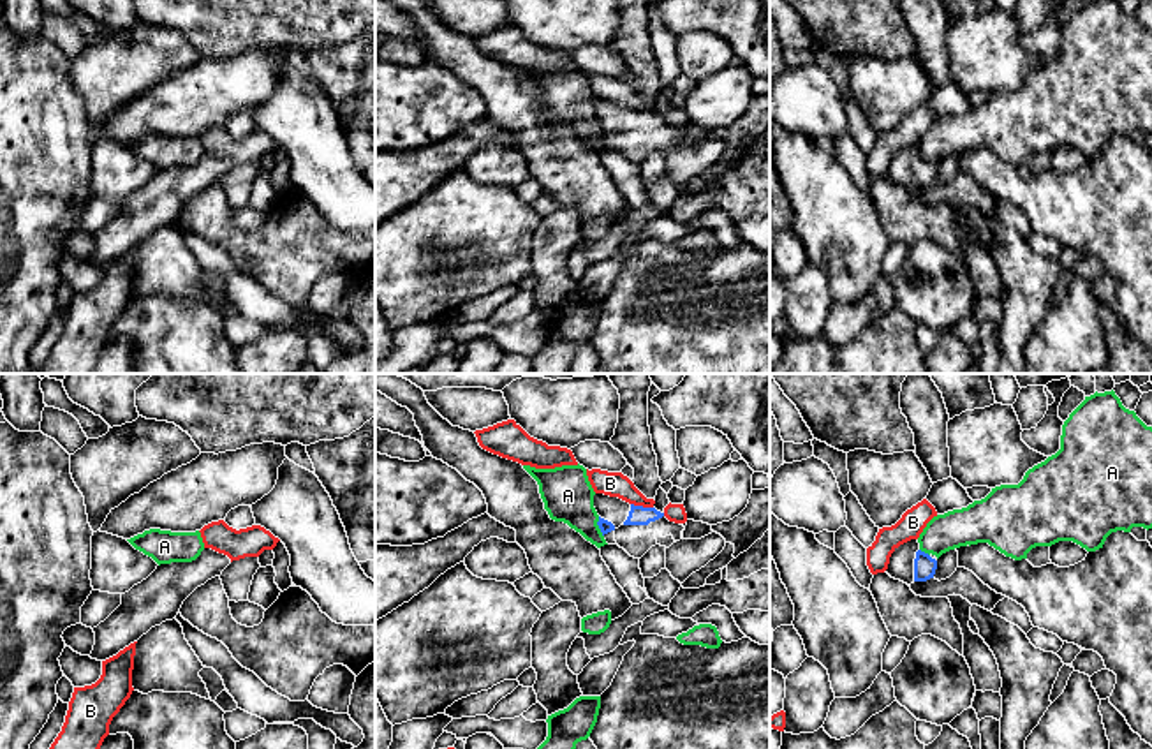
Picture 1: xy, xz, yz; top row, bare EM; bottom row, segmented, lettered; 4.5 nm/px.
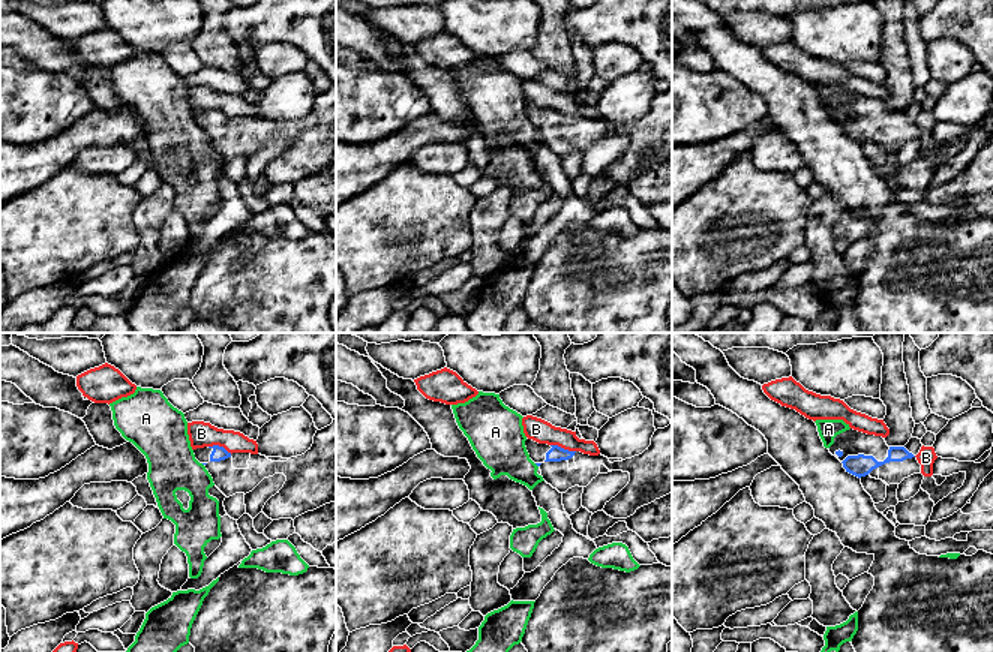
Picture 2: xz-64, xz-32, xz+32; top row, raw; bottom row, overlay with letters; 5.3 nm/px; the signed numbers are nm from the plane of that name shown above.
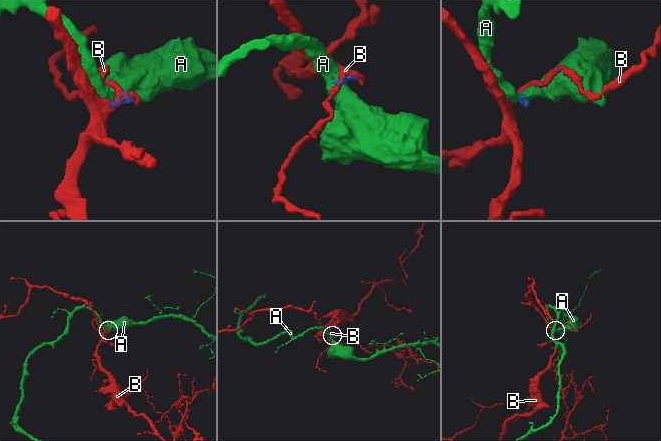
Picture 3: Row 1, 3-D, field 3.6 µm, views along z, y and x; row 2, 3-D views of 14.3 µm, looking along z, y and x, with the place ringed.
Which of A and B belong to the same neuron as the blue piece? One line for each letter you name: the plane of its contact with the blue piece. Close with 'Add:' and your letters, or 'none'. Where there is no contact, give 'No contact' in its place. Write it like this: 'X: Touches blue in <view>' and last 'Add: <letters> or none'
Add: none

